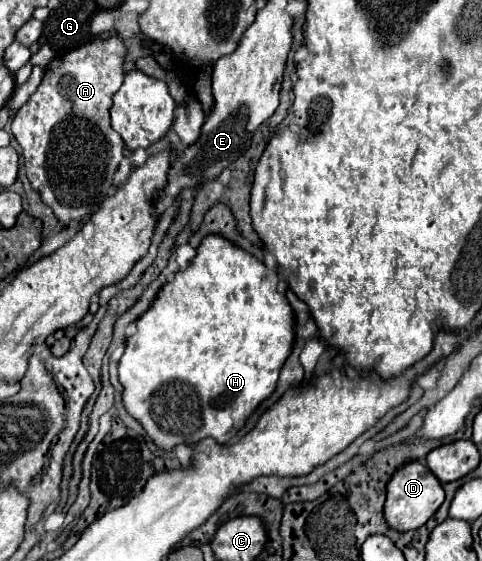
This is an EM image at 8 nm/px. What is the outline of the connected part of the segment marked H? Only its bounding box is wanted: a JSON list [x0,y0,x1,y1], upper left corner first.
[118,235,294,449]

